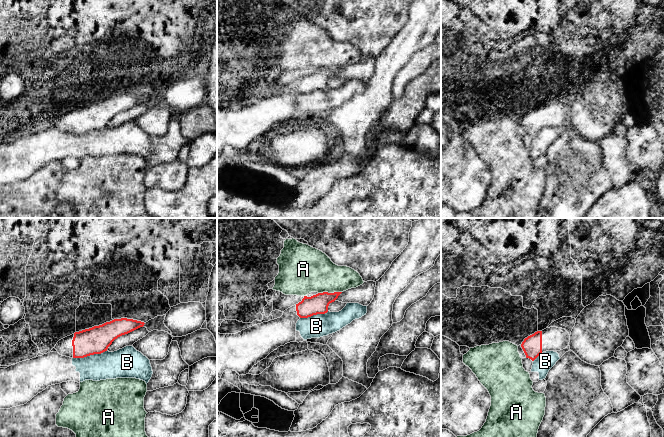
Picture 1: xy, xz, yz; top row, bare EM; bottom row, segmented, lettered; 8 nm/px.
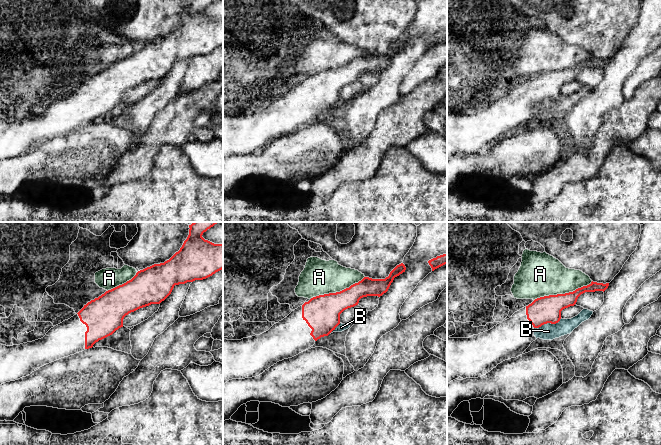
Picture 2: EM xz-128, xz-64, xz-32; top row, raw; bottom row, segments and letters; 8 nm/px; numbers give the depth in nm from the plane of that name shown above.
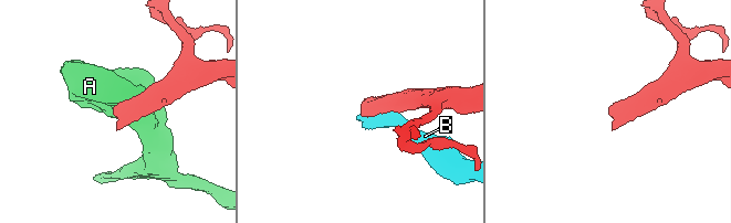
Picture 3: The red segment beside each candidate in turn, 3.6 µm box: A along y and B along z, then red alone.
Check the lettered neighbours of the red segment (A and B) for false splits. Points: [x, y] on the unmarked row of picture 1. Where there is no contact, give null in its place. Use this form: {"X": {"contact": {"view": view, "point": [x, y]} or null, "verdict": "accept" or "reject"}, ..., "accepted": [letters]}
{"A": {"contact": {"view": "xz", "point": [329, 69]}, "verdict": "reject"}, "B": {"contact": {"view": "xy", "point": [90, 130]}, "verdict": "reject"}, "accepted": []}

